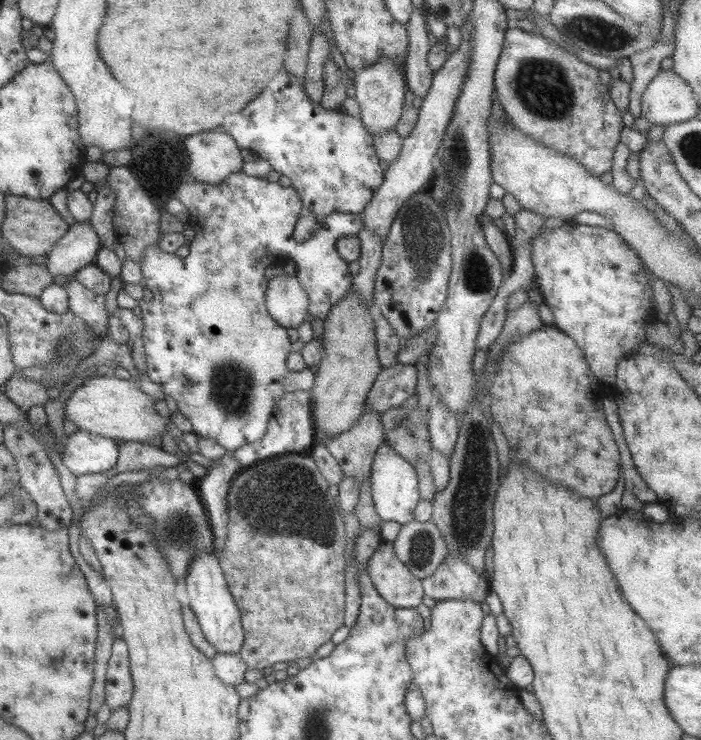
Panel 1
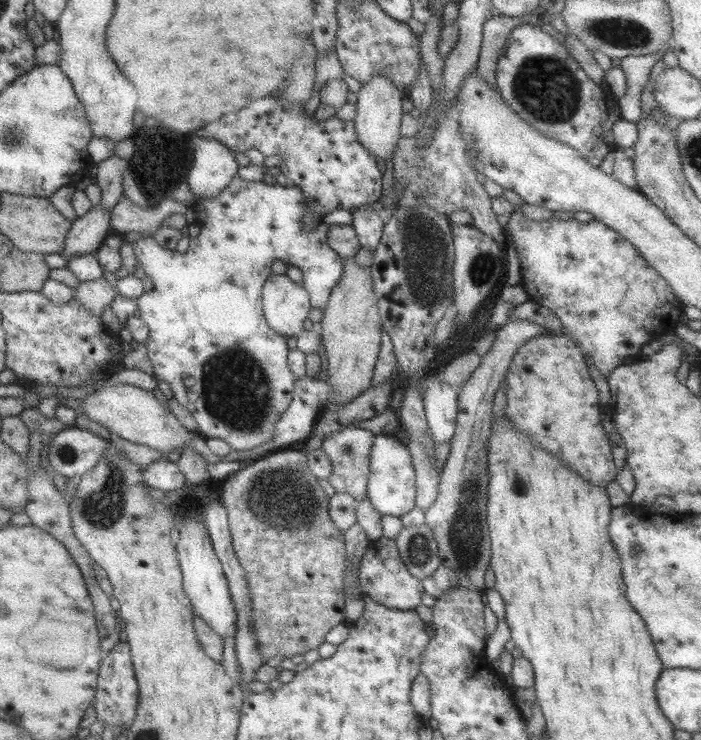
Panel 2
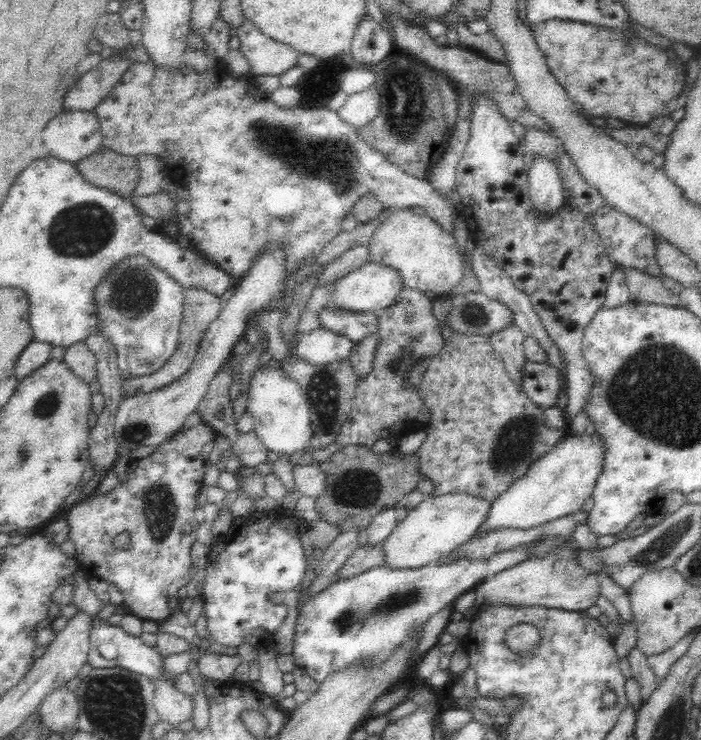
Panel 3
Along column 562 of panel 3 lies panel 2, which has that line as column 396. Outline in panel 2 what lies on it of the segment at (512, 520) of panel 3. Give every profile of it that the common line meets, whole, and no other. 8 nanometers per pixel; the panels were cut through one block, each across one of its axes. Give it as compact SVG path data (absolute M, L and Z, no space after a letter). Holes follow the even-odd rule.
M377 434L373 437L368 459L366 498L380 515L402 517L414 507L416 497L415 469L408 448L393 434Z

